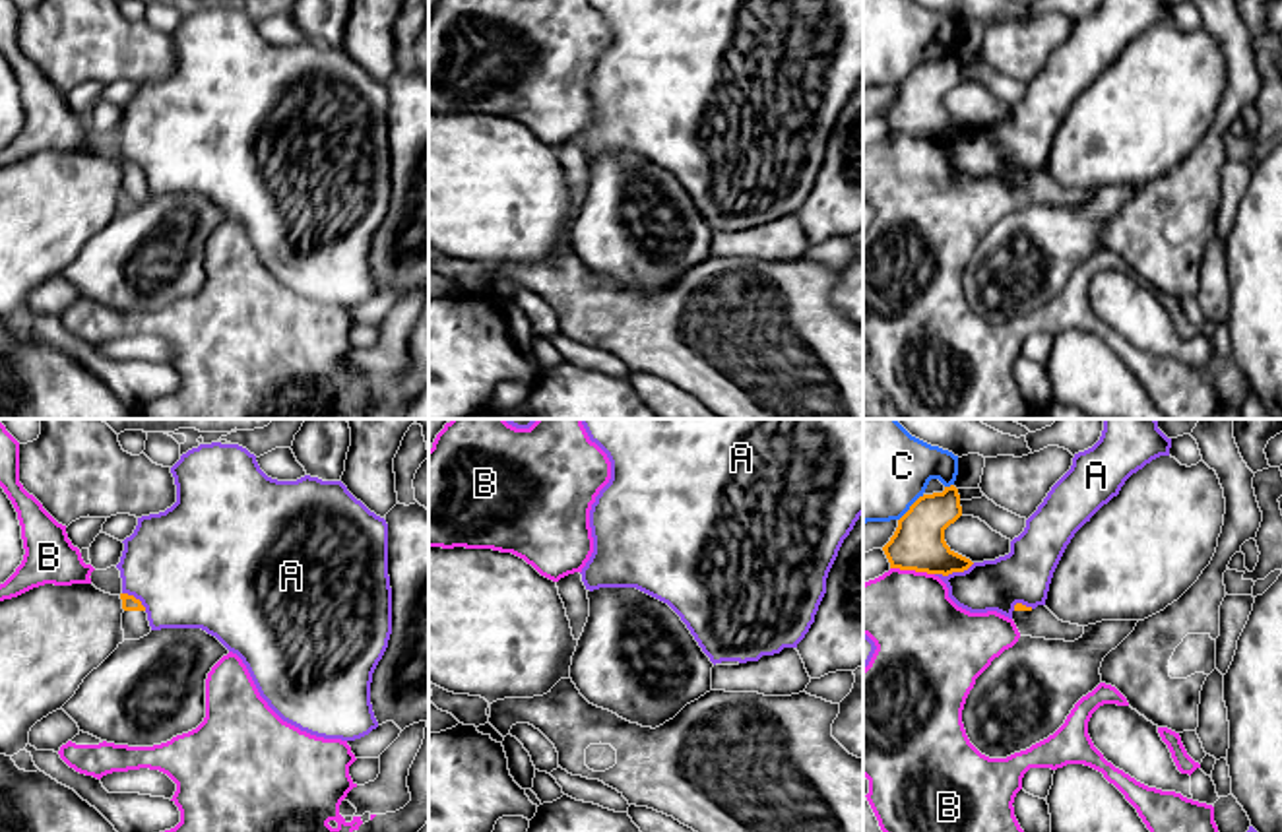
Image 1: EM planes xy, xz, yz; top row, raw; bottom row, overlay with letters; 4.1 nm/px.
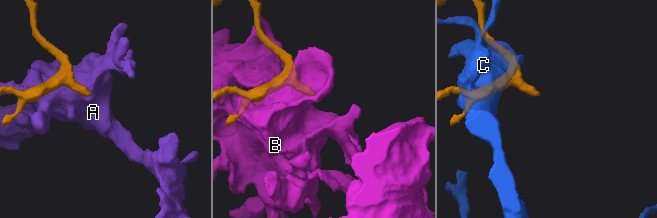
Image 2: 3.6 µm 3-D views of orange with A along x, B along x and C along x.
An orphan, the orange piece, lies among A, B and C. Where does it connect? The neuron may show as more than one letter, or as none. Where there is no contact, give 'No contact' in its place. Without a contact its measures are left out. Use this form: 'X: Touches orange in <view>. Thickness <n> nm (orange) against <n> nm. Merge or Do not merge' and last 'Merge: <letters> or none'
A: Touches orange in yz. Thickness 220 nm (orange) against 220 nm. Do not merge
B: Touches orange in yz. Thickness 220 nm (orange) against 380 nm. Do not merge
C: Touches orange in yz. Thickness 220 nm (orange) against 360 nm. Do not merge
Merge: none

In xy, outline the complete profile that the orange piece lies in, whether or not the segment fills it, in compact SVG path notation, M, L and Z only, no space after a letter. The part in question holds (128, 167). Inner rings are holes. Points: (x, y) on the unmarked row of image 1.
M120 159L122 165L122 196L124 206L140 206L151 198L145 173L140 165L128 159Z

